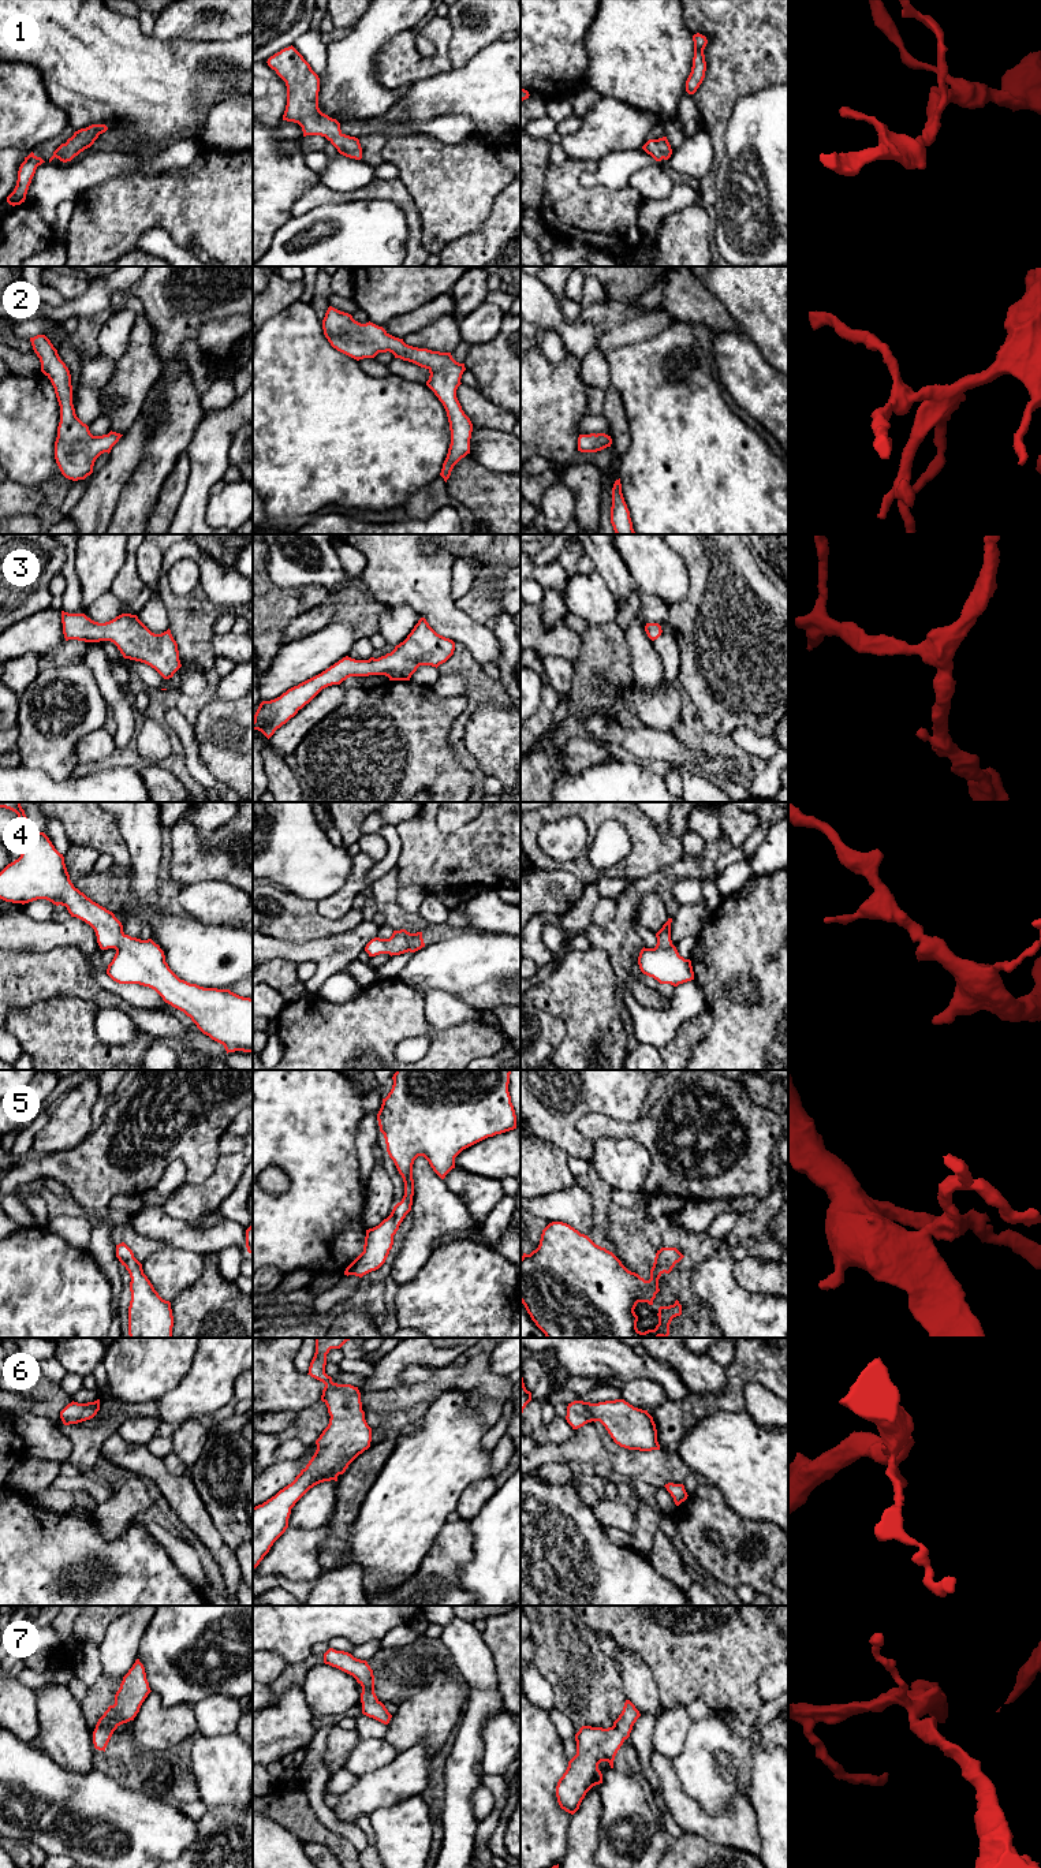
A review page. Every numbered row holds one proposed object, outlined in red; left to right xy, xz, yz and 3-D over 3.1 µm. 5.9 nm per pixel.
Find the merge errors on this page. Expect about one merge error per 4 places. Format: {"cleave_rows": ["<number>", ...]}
{"cleave_rows": []}

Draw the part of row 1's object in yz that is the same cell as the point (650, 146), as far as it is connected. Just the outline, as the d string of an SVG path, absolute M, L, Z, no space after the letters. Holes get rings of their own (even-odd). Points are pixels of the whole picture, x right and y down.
M667 137L658 139L649 139L642 149L650 154L656 161L668 160L672 154L671 145Z

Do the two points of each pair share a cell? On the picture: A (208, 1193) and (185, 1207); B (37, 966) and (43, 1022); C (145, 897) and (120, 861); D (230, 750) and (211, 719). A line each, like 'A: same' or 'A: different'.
A: same
B: different
C: different
D: same

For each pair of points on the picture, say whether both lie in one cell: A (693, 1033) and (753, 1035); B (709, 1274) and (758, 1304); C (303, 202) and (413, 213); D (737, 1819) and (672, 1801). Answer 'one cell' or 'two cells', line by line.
A: two cells
B: one cell
C: one cell
D: one cell

